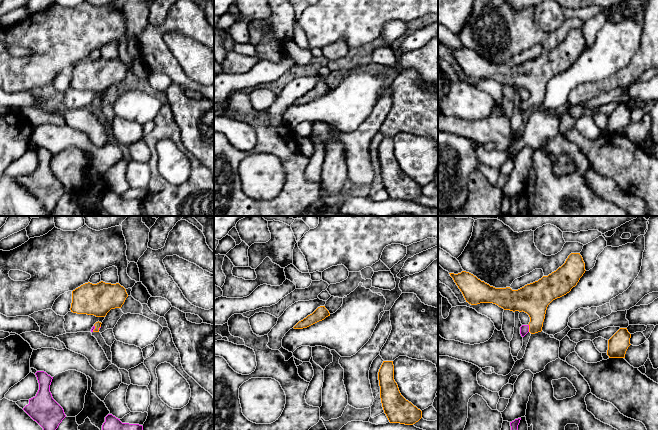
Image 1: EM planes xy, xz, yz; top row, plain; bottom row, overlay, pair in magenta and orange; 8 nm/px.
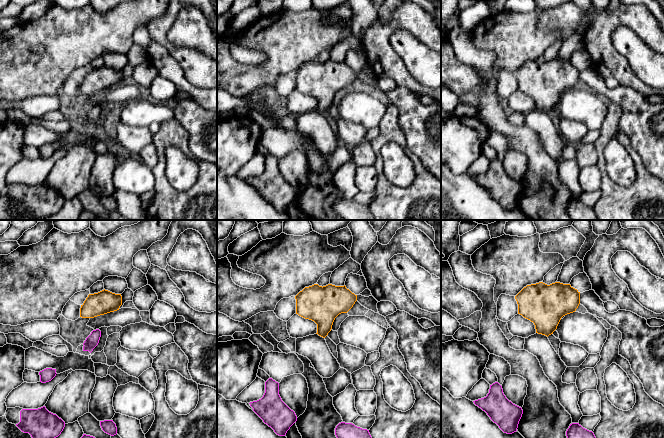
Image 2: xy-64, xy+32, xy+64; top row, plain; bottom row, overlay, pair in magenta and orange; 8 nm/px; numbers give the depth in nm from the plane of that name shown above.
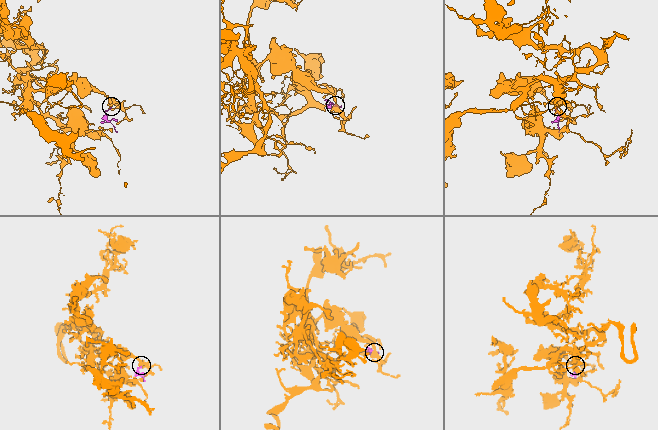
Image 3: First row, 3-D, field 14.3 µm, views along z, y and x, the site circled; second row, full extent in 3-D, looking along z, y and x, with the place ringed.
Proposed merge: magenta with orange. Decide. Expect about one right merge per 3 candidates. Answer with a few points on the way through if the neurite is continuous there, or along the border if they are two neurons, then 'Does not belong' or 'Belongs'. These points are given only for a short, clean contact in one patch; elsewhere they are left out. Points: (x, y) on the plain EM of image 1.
Path across: yz (524, 105), (528, 104), (534, 98), (534, 74). Belongs

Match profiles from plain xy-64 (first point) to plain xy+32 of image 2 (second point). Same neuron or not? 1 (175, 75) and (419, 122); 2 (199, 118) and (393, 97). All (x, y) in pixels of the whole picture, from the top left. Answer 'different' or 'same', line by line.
1: different
2: same

